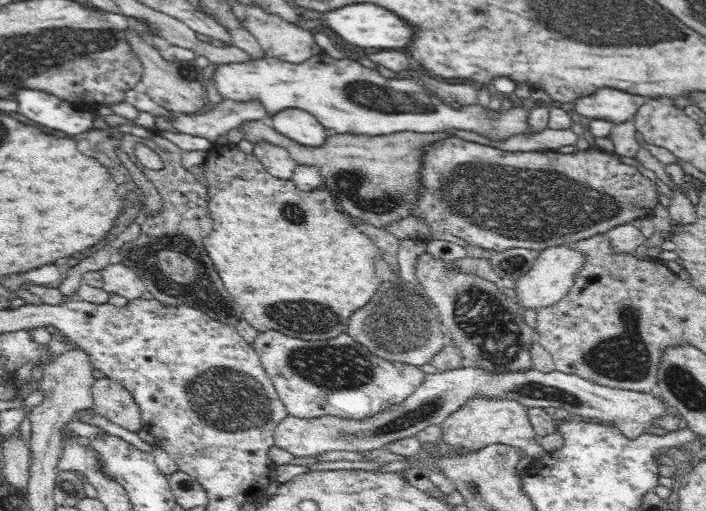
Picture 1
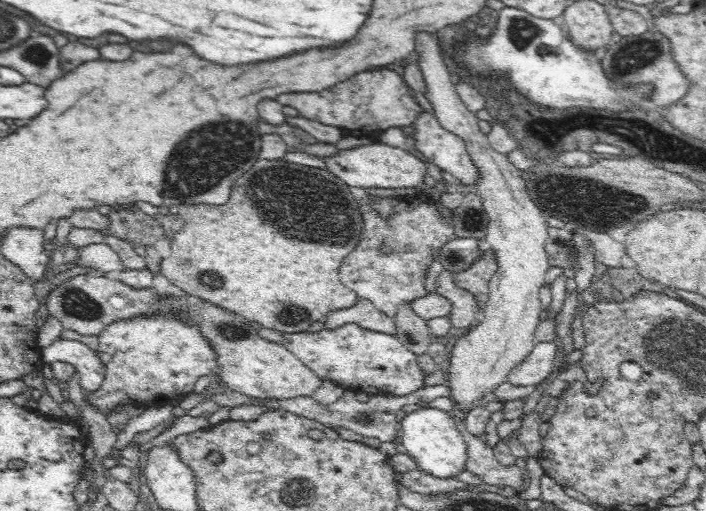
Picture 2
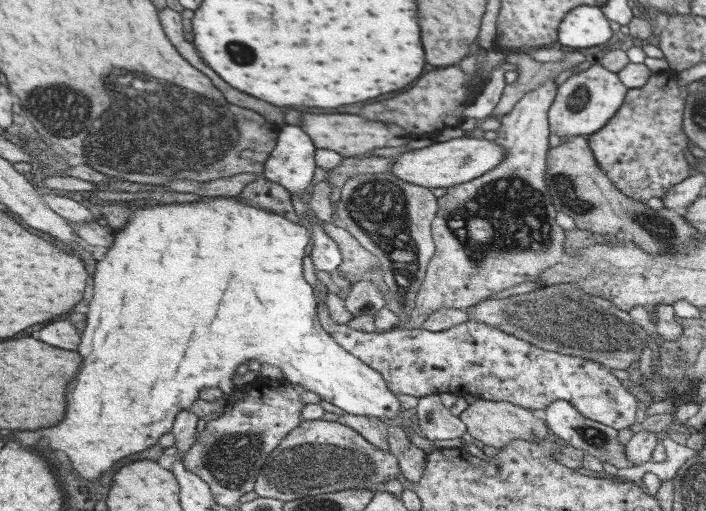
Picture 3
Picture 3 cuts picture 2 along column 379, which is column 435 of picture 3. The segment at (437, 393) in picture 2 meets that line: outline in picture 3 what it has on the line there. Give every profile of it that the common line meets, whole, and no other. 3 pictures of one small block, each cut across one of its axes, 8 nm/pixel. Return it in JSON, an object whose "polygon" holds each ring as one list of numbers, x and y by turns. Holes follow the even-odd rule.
{"polygon":[[425,395,417,399,415,406,416,432,427,439,447,440,462,438,465,425,458,416,449,413,438,395]]}

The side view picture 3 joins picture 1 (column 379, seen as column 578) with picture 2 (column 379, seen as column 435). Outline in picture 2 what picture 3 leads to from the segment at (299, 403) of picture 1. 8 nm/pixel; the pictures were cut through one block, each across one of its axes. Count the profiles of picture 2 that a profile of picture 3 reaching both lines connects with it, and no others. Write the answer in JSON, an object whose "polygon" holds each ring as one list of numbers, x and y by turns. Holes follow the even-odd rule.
{"polygon":[[356,324,319,332,283,333,280,344,293,352,310,370,355,393,406,396,424,388,424,373,415,355,396,335,362,329]]}

